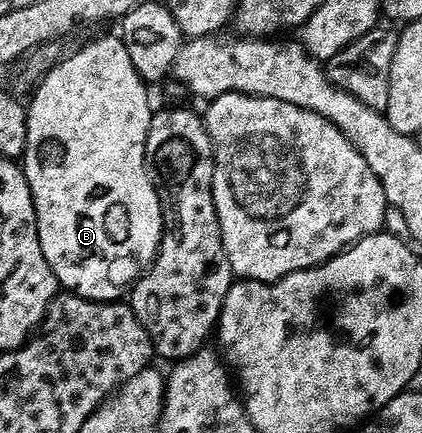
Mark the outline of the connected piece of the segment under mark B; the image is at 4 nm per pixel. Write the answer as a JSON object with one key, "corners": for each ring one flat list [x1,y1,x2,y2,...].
{"corners":[[121,37,94,38,86,42,75,54,67,58,59,57,54,65,42,75,38,86,26,106,26,123,28,136,26,137,26,150,22,153,20,165,24,176,28,180,28,188,32,192,32,204,36,212,36,228,40,240,40,252,44,252,44,260,48,260,48,268,56,276,59,287,63,291,79,294,93,302,113,302,121,299,133,287,134,283,142,277,144,271,158,255,158,245,162,239,162,209,160,200,154,191,152,180,146,175,146,137,150,127,150,94,147,83,132,68,132,60,128,57,128,48,124,48]]}

